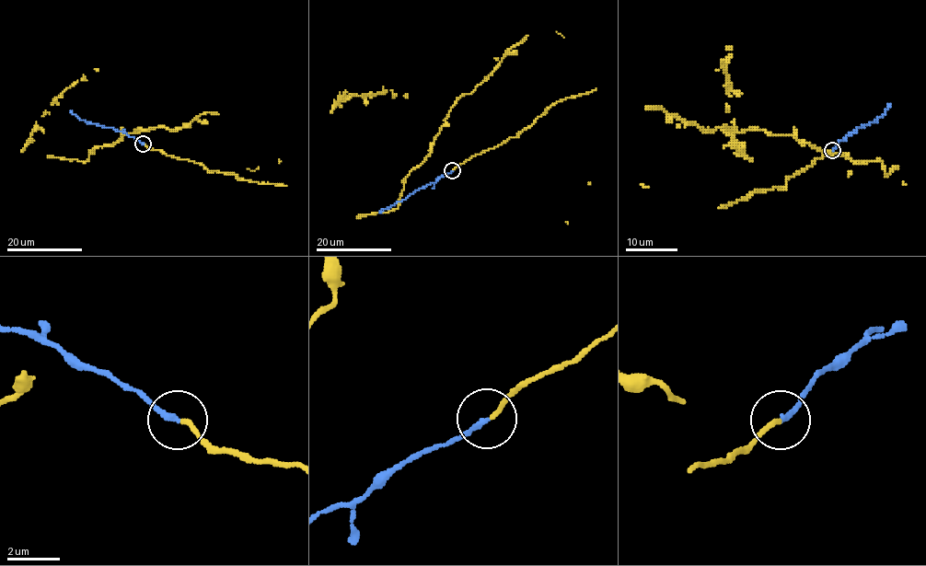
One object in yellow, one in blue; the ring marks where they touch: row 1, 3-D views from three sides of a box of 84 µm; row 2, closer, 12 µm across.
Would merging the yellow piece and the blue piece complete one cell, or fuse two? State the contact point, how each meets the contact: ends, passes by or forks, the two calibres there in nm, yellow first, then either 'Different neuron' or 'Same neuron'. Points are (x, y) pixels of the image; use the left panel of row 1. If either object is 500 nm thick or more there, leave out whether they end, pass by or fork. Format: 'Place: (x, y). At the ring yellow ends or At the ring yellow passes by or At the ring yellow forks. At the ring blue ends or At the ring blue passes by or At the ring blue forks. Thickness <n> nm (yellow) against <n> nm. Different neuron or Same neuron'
Place: (143, 144). At the ring yellow ends. At the ring blue ends. Thickness 170 nm (yellow) against 200 nm. Same neuron

